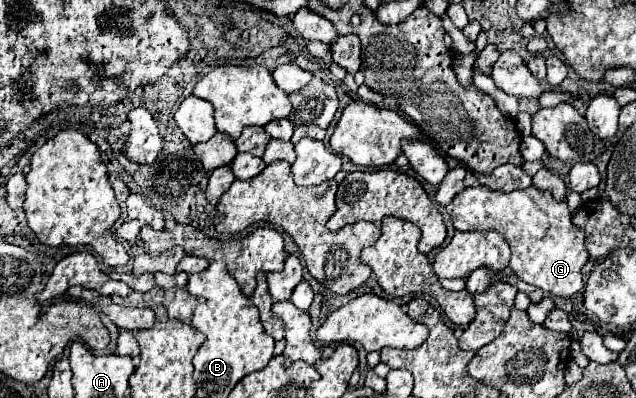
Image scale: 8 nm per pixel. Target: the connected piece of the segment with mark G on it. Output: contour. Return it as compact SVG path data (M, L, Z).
M486 185L466 187L464 191L460 191L452 199L452 223L458 231L472 231L472 229L480 229L480 231L482 229L496 229L496 231L500 231L512 247L512 257L510 257L508 267L512 269L512 273L518 279L522 279L530 285L536 285L542 291L556 295L556 297L574 297L582 291L582 287L584 287L582 267L588 261L588 253L584 249L584 231L572 225L567 203L556 201L548 189L540 191L532 185L532 187L520 189L520 191L500 193L500 191L494 191Z

